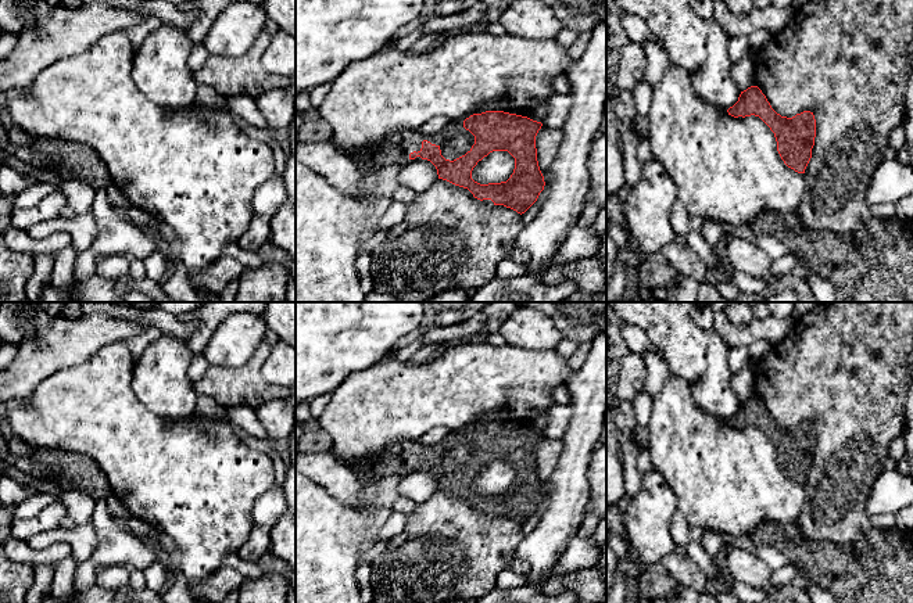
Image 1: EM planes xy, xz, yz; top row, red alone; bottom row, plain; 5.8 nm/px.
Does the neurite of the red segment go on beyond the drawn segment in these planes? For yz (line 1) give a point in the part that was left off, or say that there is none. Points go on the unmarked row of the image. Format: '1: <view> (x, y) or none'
1: none

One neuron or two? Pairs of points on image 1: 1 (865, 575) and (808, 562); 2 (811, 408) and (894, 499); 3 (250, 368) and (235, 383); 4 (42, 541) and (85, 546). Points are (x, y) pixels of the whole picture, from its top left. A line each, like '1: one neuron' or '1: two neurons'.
1: one neuron
2: two neurons
3: one neuron
4: one neuron

